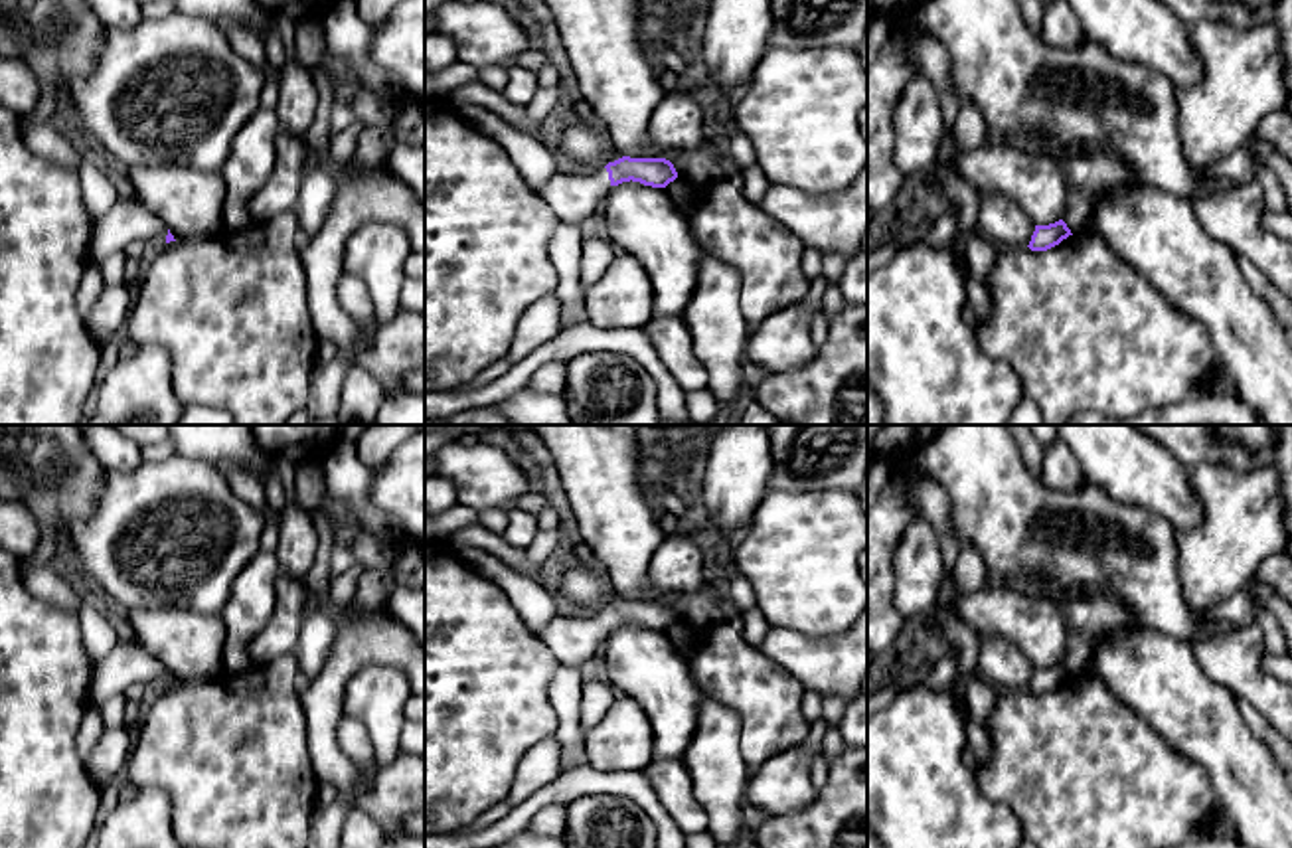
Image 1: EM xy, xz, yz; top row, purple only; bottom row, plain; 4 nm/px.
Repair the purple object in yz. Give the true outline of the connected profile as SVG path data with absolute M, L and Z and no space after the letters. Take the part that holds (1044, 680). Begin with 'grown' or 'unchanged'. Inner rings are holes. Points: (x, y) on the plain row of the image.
unchanged; M1063 662L1049 666L1049 668L1035 668L1035 674L1033 674L1027 690L1031 694L1047 694L1047 692L1059 688L1069 678L1073 678L1073 676Z

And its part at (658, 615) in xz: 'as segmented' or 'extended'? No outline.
extended

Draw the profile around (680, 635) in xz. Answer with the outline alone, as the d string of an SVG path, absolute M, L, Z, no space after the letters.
M676 621L666 629L666 635L672 640L672 644L678 648L682 658L687 660L687 654L691 652L693 631L687 625Z

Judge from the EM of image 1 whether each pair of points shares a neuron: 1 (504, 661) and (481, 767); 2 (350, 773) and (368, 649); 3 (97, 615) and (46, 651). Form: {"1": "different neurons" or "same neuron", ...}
{"1": "same neuron", "2": "same neuron", "3": "different neurons"}

